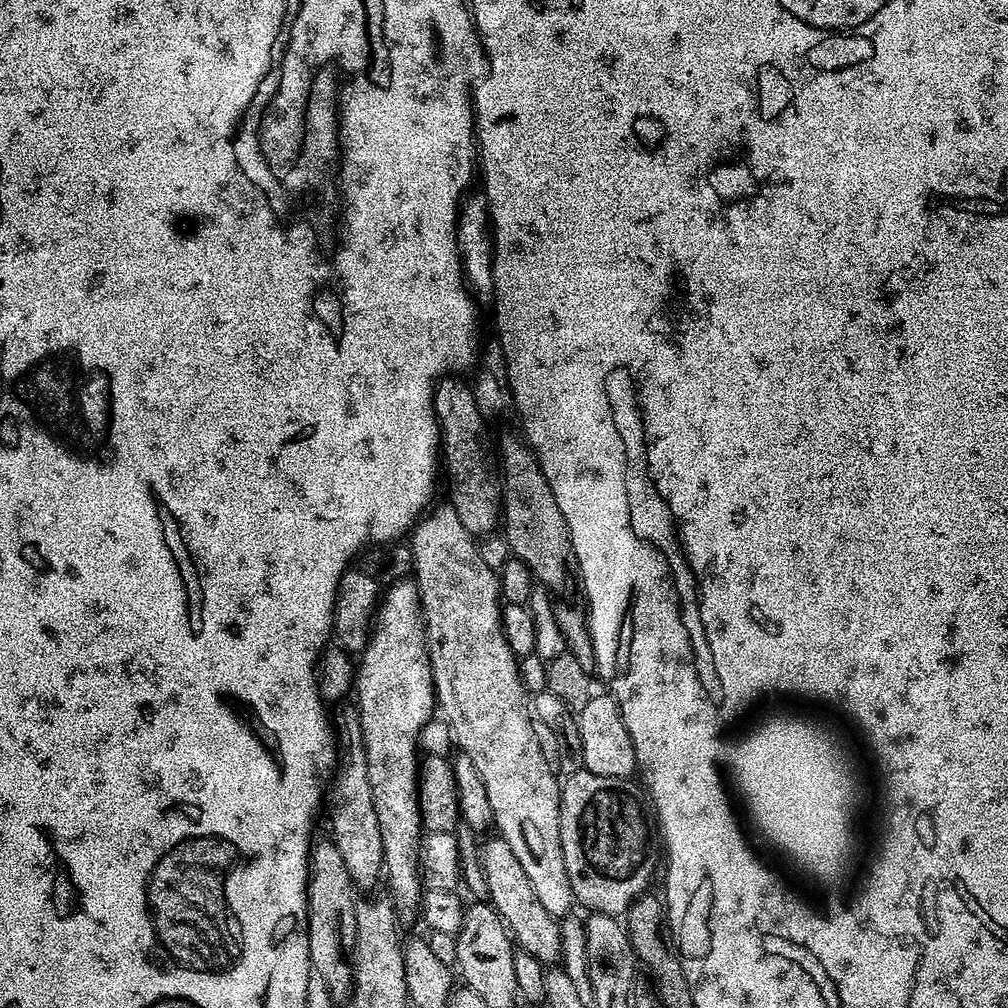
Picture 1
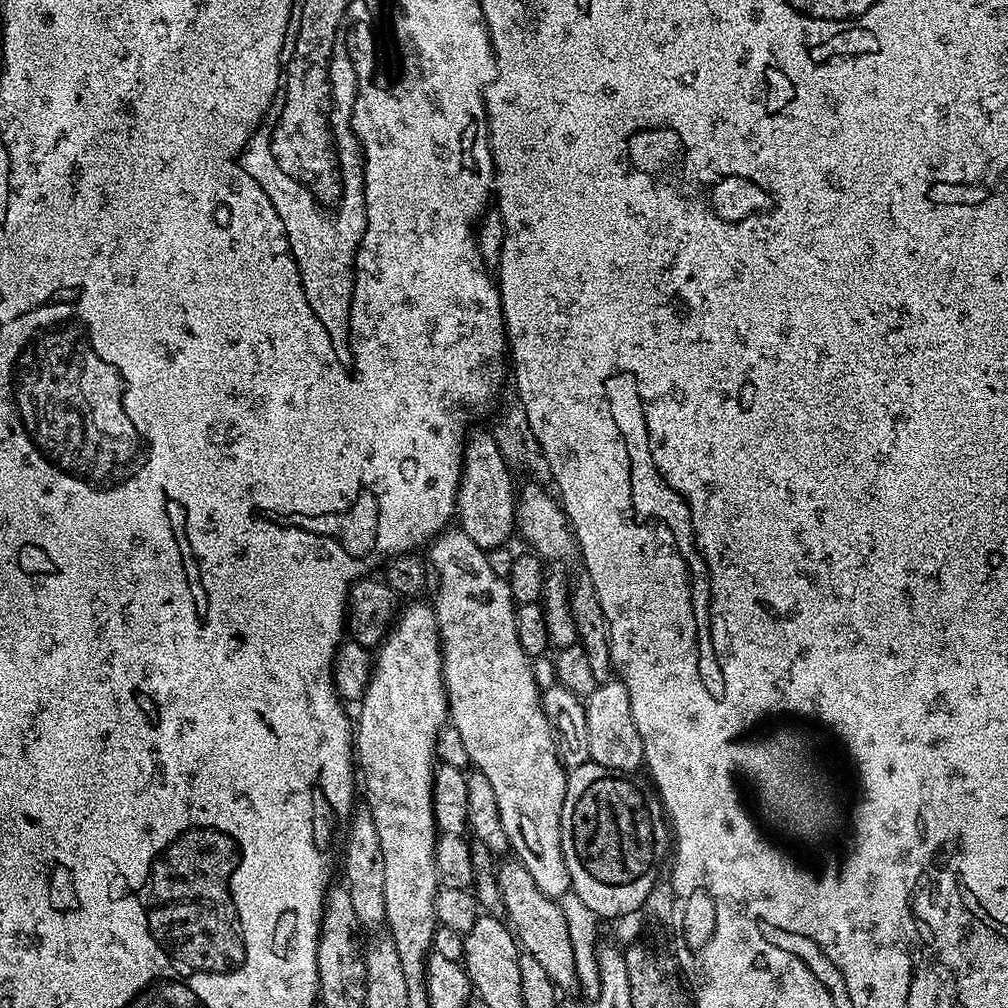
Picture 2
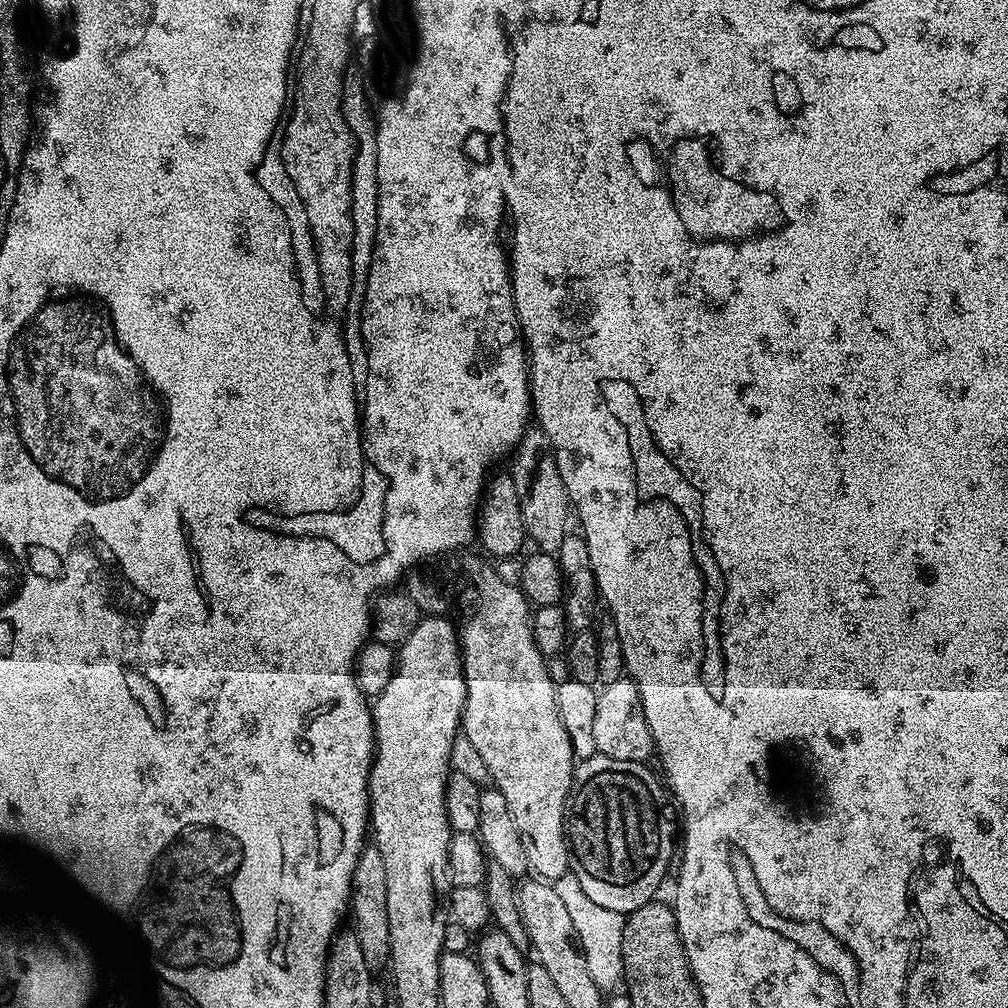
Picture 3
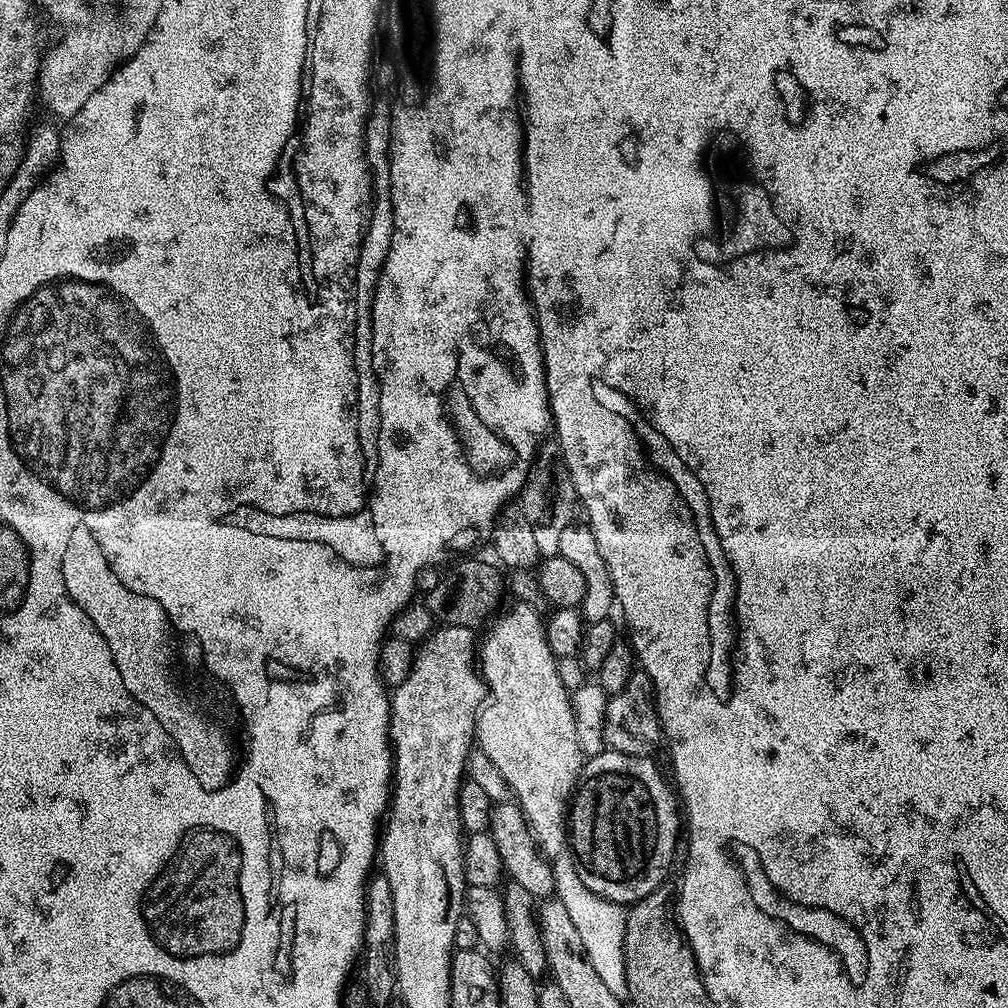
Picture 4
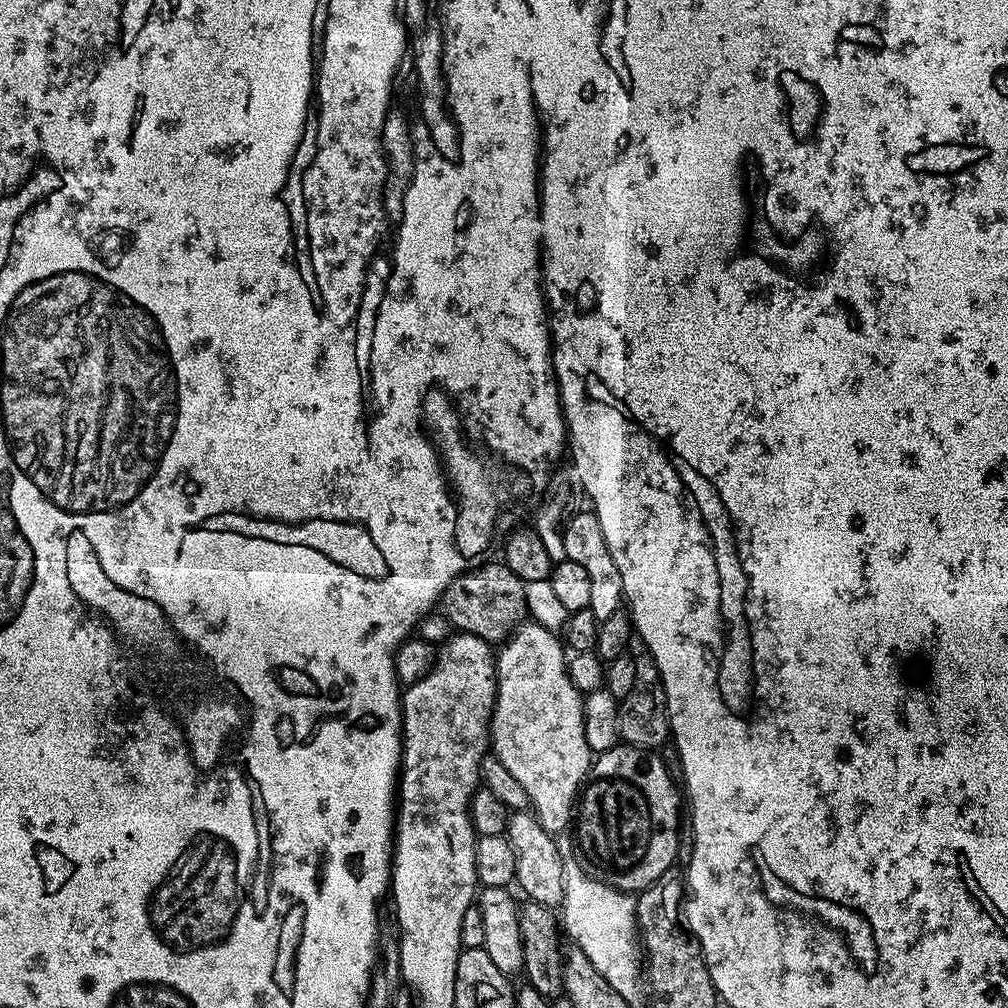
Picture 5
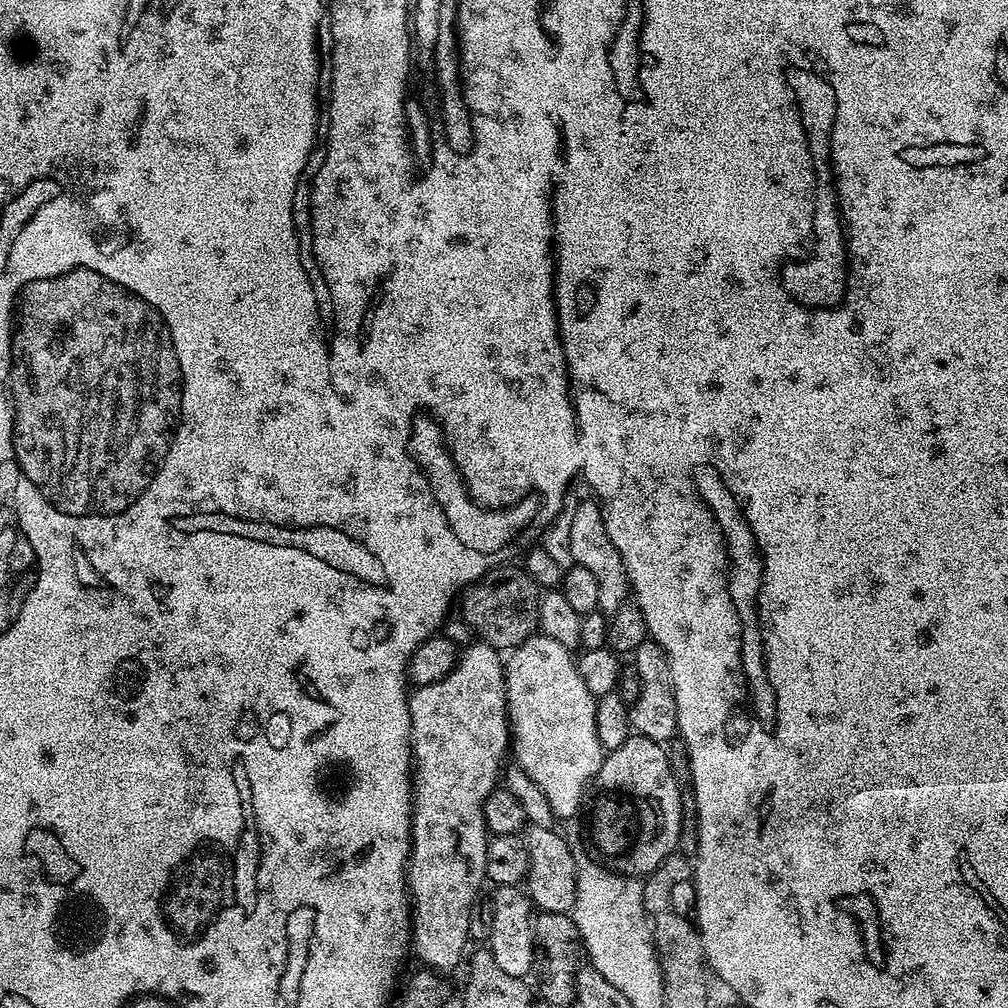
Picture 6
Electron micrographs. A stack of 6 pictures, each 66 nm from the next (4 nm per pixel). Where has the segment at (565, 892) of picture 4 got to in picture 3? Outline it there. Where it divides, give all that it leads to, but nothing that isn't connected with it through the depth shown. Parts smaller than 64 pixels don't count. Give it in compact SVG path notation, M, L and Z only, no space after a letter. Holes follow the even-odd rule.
M568 871L553 883L554 889L564 901L570 918L573 919L576 936L580 940L580 948L586 954L586 962L591 977L601 988L601 991L610 992L623 979L624 963L621 958L622 930L624 929L625 915L618 911L607 910L604 906L595 905L586 893L576 875Z

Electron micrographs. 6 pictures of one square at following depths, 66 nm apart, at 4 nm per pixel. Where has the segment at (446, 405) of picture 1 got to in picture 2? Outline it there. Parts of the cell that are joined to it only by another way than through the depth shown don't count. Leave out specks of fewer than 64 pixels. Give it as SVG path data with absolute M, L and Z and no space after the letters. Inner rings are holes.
M476 432L467 437L459 489L456 491L456 516L459 529L476 546L487 552L503 547L515 531L516 485L512 482L507 463L509 461L505 453L498 447L491 433Z

